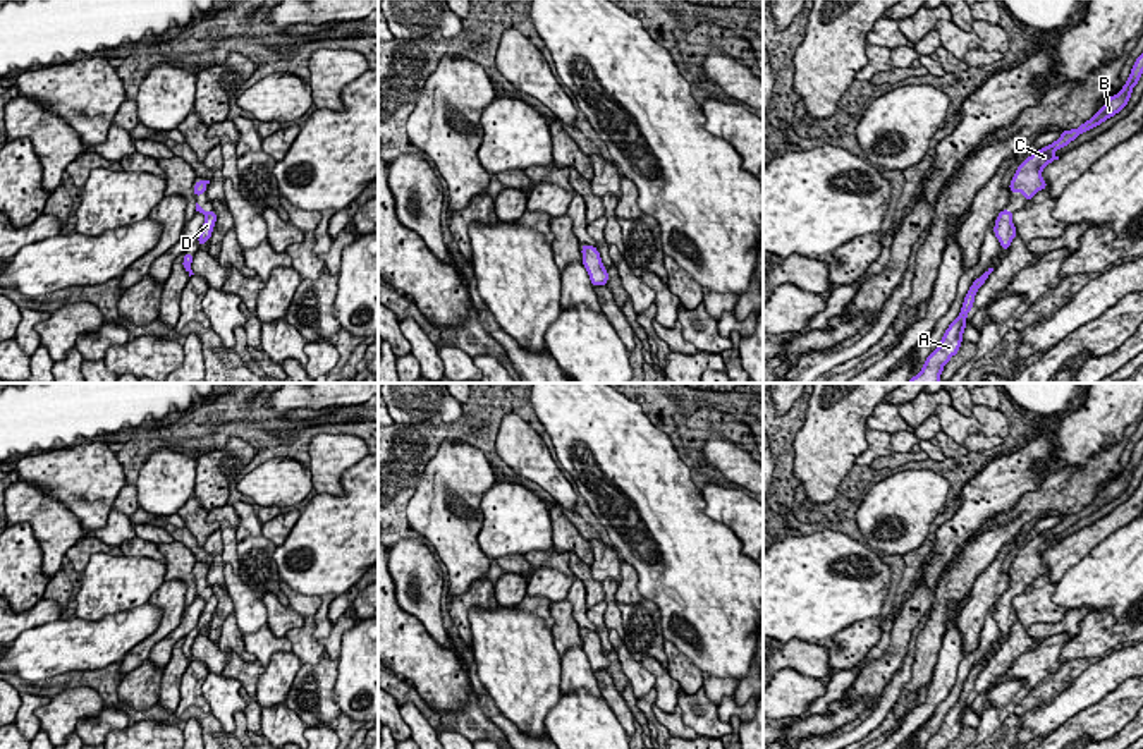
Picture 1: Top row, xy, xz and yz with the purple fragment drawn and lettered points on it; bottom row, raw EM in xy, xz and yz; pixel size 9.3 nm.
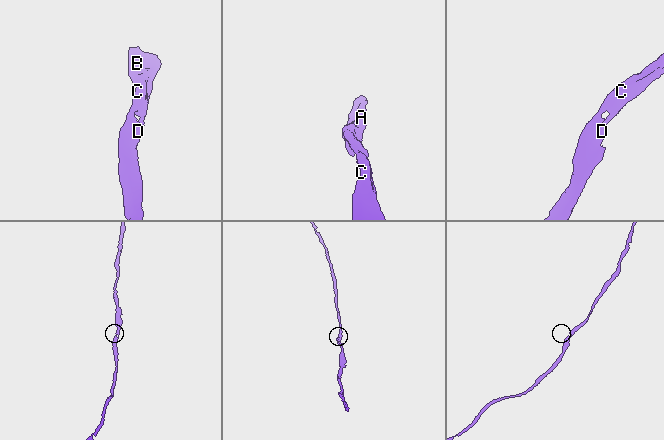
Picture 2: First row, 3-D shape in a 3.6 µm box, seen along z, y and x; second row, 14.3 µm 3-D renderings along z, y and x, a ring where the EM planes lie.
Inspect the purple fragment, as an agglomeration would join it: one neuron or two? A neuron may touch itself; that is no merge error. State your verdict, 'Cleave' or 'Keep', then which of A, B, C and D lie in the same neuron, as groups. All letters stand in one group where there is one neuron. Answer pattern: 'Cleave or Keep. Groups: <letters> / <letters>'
Keep. Groups: A B C D

